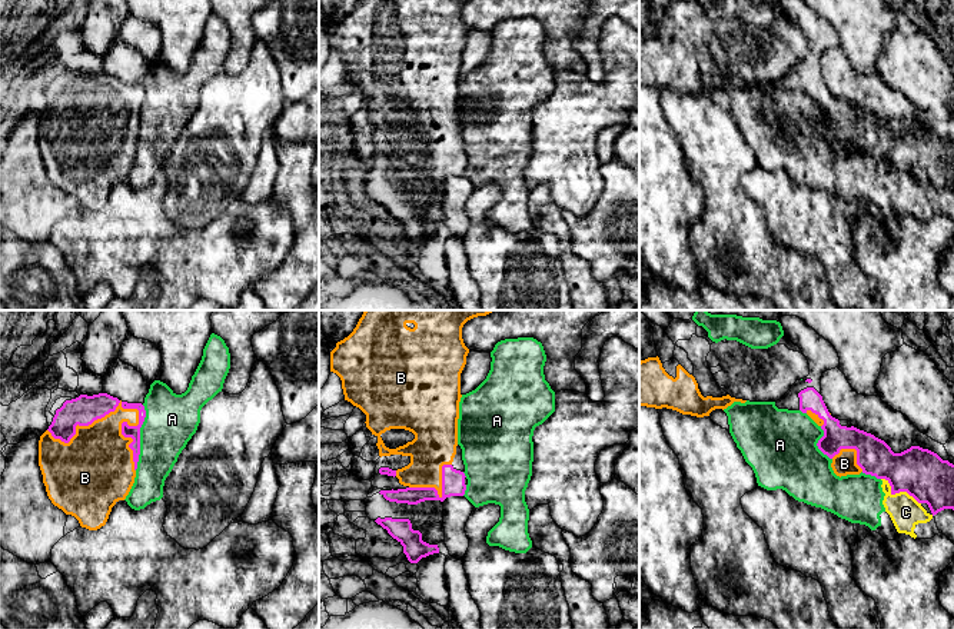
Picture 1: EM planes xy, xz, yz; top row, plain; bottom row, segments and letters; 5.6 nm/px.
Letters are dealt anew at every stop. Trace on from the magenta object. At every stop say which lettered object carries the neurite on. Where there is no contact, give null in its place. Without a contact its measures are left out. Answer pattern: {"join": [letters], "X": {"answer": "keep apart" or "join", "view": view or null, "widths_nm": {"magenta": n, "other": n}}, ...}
{"join": ["B"], "A": {"answer": "keep apart", "view": "xy", "widths_nm": {"magenta": 70, "other": 300}}, "B": {"answer": "join", "view": "xy", "widths_nm": {"magenta": 70, "other": 240}}, "C": {"answer": "keep apart", "view": "yz", "widths_nm": {"magenta": 280, "other": 180}}}

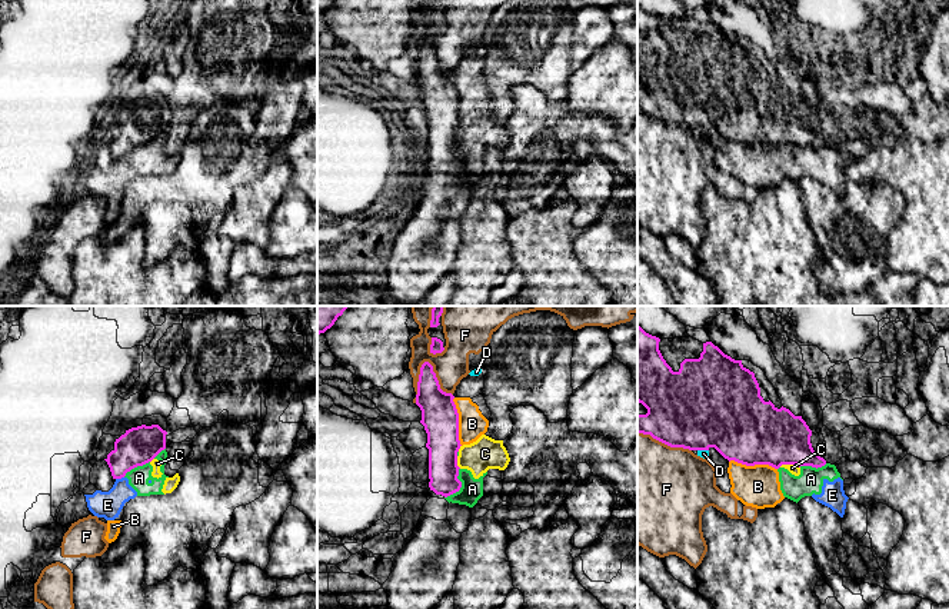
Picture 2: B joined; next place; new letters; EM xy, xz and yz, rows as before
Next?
{"join": [], "A": {"answer": "keep apart", "view": "xz", "widths_nm": {"magenta": 170, "other": 130}}, "B": {"answer": "keep apart", "view": "xz", "widths_nm": {"magenta": 200, "other": 160}}, "C": {"answer": "keep apart", "view": "yz", "widths_nm": {"magenta": 360, "other": 60}}, "D": {"answer": "keep apart", "view": "yz", "widths_nm": {"magenta": 480, "other": 50}}, "E": {"answer": "keep apart", "view": "xy", "widths_nm": {"magenta": 220, "other": 150}}, "F": {"answer": "keep apart", "view": "xz", "widths_nm": {"magenta": 200, "other": 190}}}

